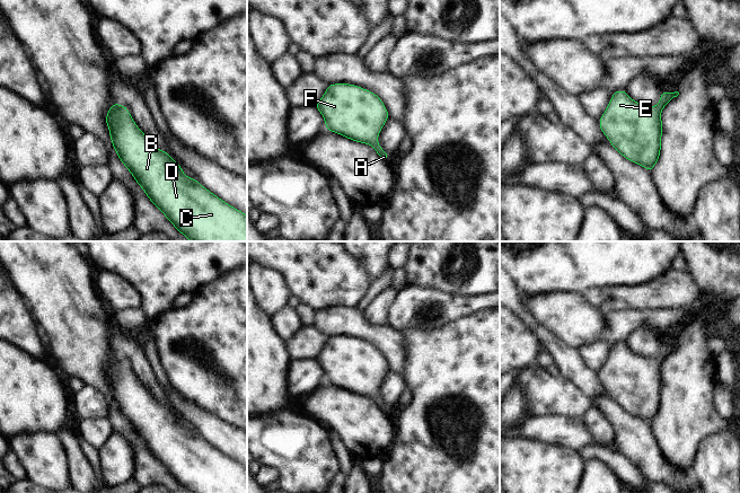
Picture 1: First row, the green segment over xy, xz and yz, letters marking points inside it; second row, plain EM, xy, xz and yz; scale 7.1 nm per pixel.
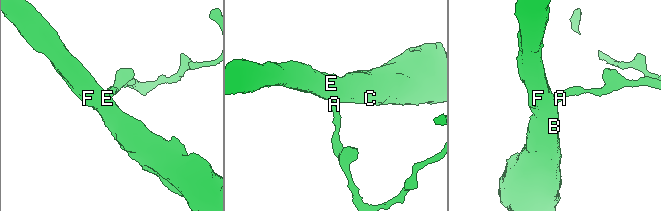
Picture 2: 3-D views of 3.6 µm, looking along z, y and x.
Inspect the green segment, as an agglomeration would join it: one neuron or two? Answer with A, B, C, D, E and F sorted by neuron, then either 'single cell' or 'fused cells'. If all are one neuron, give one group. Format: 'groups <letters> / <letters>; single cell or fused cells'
groups A B C D E F; single cell

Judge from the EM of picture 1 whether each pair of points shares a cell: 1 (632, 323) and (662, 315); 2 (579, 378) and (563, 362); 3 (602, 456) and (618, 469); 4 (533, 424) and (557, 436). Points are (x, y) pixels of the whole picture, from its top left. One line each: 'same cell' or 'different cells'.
1: same cell
2: same cell
3: same cell
4: same cell

